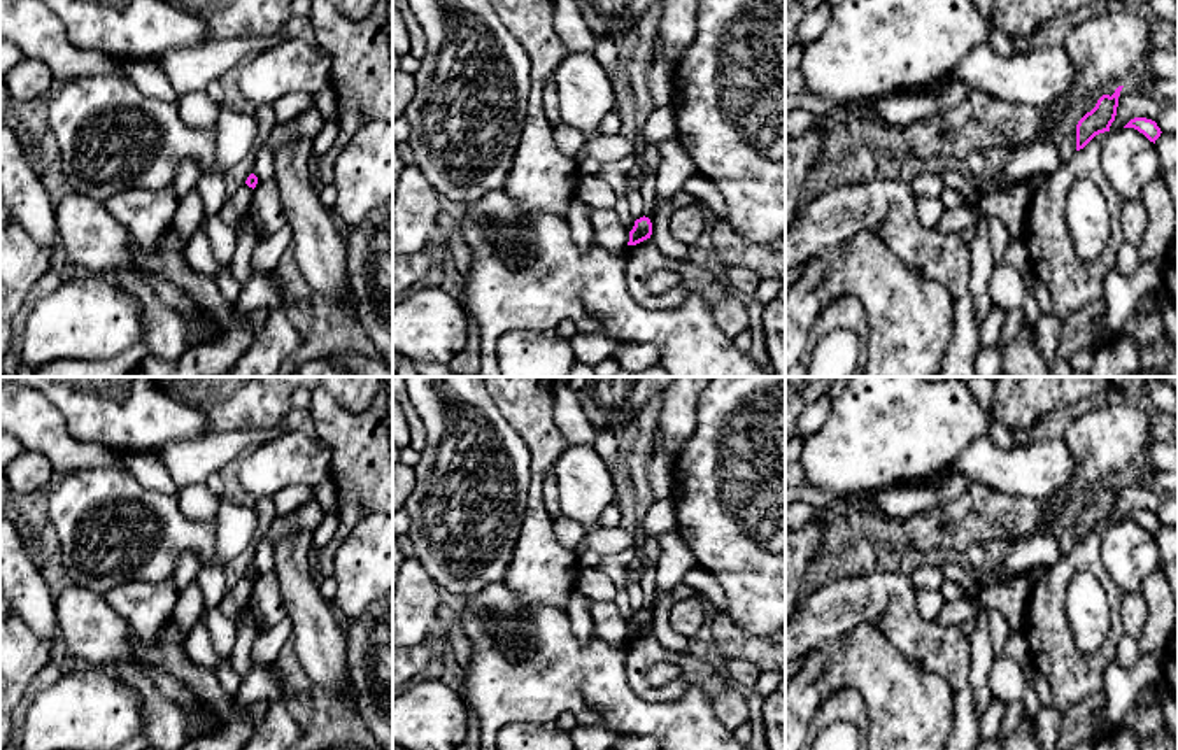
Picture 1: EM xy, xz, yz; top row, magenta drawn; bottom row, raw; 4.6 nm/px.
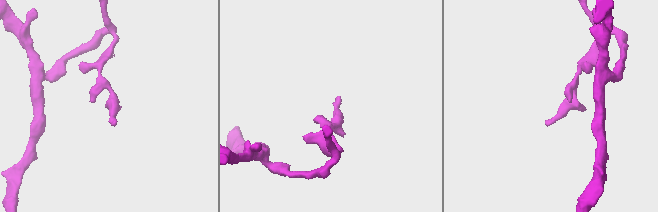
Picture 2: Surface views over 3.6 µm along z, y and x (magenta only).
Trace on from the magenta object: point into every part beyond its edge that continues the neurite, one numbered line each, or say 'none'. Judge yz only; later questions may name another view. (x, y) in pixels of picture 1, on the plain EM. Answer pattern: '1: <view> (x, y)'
none

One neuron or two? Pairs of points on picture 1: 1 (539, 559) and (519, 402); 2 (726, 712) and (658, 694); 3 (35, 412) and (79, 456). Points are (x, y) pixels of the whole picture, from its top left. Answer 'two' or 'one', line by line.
1: one
2: one
3: one

